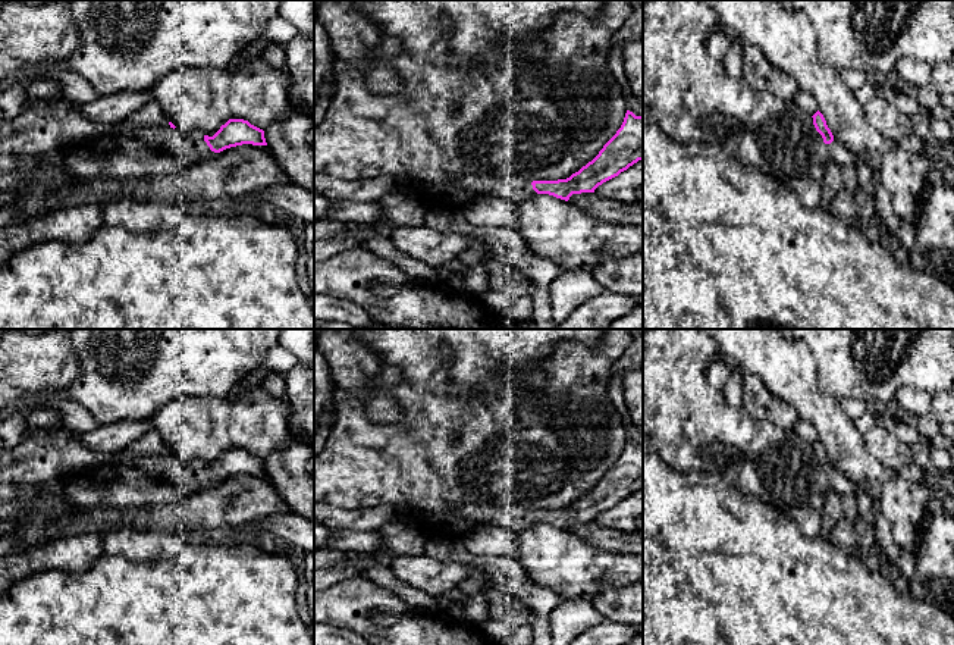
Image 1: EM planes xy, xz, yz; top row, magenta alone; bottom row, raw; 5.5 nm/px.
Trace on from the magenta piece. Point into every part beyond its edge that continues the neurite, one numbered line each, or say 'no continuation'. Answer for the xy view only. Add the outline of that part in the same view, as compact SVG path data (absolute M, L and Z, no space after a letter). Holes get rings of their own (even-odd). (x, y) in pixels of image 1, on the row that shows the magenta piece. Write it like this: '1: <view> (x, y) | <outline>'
1: xy (41, 127) | M69 98L59 101L31 100L13 119L0 122L0 156L41 156L56 148L76 148L104 137L136 140L156 151L170 156L198 156L210 160L211 151L200 131L182 132L166 125L132 129L117 123L109 128L94 125L79 113L79 103Z

